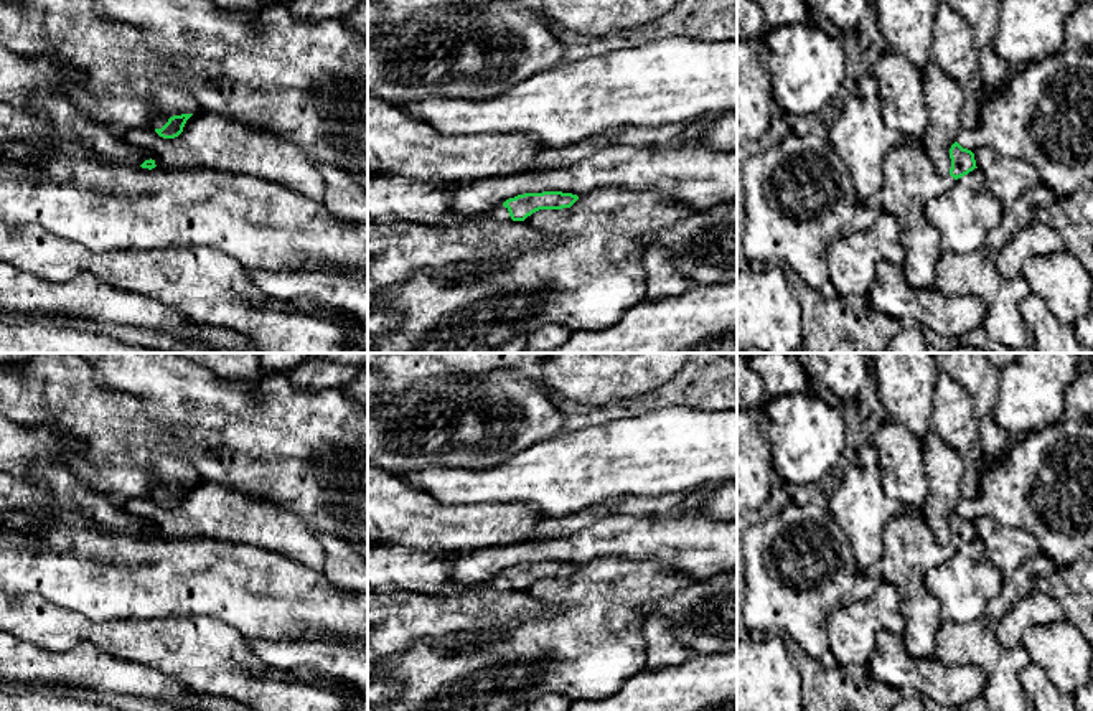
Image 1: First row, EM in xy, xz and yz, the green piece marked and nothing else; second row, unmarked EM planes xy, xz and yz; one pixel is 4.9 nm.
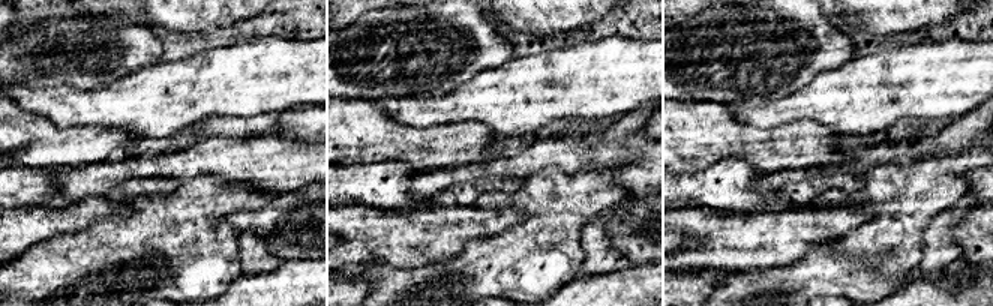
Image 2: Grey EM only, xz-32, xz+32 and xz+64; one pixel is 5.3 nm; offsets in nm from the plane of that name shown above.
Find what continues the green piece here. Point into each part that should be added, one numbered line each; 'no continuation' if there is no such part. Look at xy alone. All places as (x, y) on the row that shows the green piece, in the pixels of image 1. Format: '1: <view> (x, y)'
1: xy (168, 101)

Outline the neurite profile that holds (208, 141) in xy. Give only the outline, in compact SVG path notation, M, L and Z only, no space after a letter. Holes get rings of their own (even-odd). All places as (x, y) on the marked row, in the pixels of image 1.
M193 114L175 139L160 137L153 127L120 130L137 150L152 150L168 170L218 170L279 183L295 193L321 201L321 165L292 142L228 120L218 114Z

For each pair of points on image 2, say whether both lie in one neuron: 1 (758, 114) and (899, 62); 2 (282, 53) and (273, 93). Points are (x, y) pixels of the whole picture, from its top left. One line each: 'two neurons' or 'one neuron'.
1: one neuron
2: one neuron

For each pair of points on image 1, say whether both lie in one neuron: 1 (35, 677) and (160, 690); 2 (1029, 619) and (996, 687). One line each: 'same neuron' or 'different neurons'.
1: same neuron
2: different neurons

